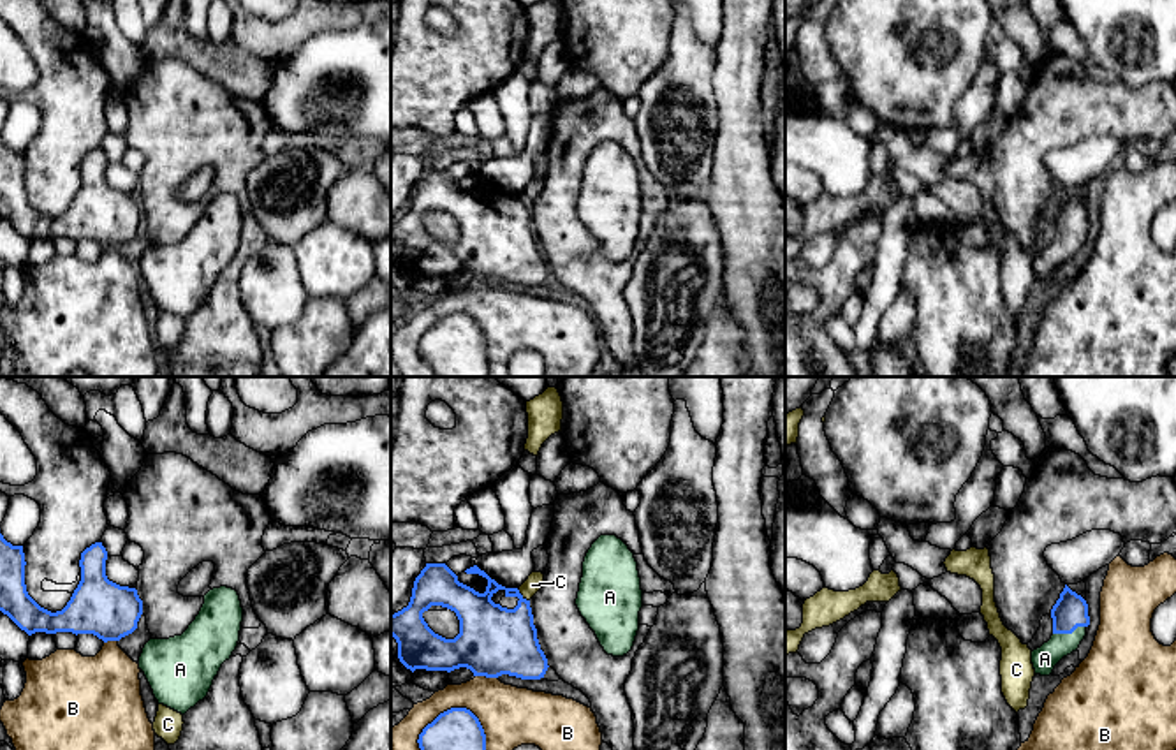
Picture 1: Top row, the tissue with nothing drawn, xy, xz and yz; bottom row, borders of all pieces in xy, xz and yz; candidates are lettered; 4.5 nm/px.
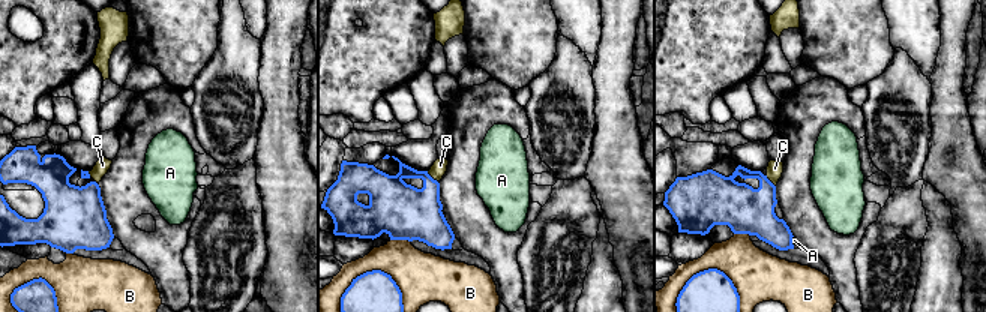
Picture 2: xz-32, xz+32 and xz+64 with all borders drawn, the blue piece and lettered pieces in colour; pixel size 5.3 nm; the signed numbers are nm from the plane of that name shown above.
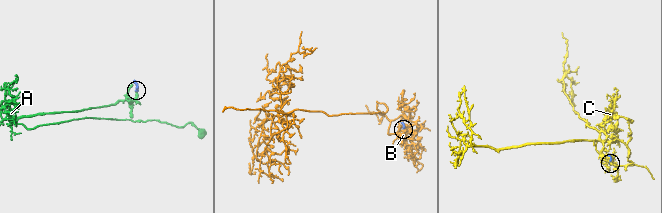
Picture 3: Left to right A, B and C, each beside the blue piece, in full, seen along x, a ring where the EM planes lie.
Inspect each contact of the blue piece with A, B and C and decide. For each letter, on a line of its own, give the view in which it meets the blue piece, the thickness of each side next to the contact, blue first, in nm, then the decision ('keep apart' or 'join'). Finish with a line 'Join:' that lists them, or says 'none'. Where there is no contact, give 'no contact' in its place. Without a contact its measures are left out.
A: yz | 160/120 nm | join
B: xz | 280/280 nm | keep apart
C: xz | 320/80 nm | keep apart
Join: A

